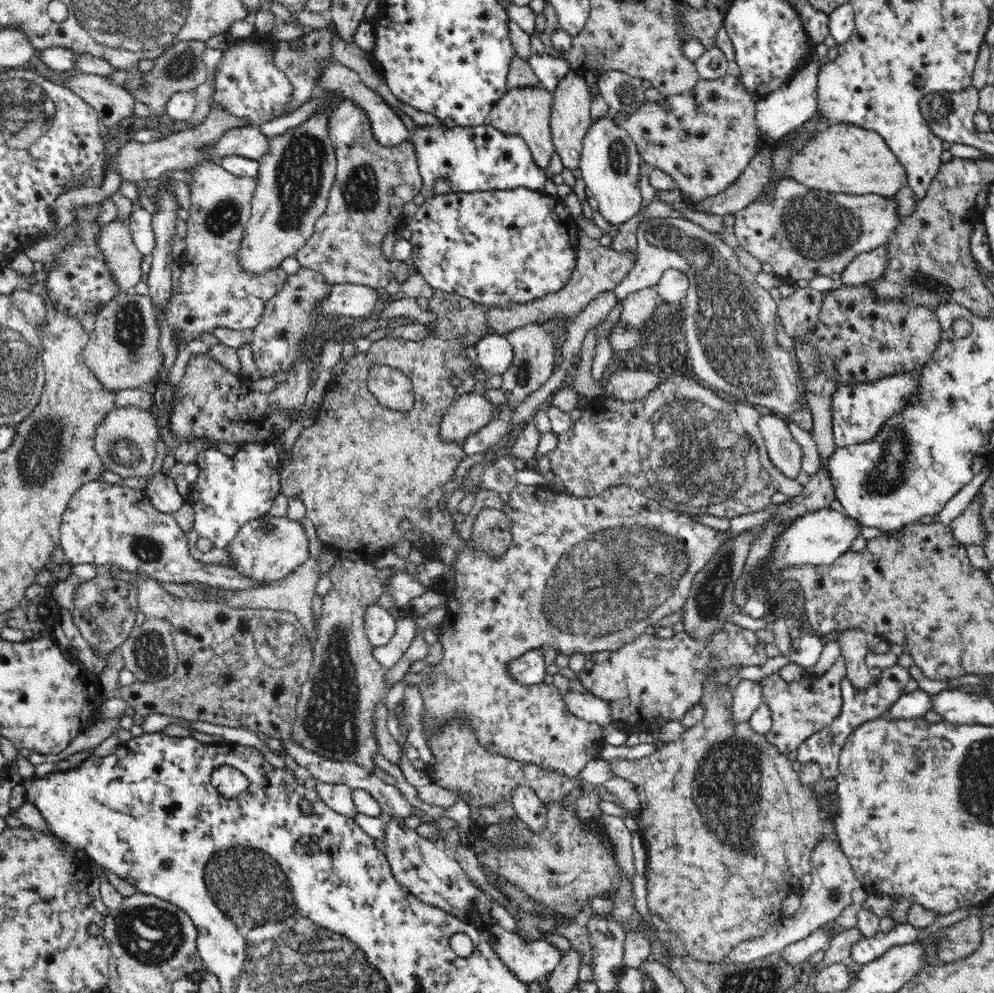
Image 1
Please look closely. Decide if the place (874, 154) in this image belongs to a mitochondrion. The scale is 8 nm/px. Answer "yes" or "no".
no

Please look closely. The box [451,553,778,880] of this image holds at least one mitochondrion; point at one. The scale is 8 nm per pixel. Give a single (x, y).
(730, 783)

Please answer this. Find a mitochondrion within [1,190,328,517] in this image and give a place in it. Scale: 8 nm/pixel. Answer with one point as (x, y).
(38, 460)

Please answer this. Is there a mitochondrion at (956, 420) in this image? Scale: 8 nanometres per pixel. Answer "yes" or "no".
no

